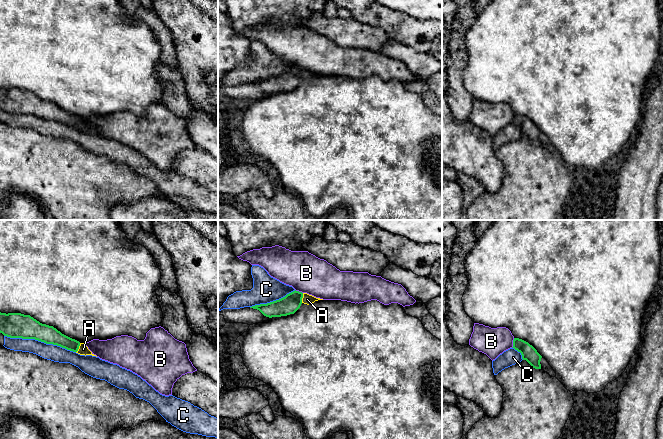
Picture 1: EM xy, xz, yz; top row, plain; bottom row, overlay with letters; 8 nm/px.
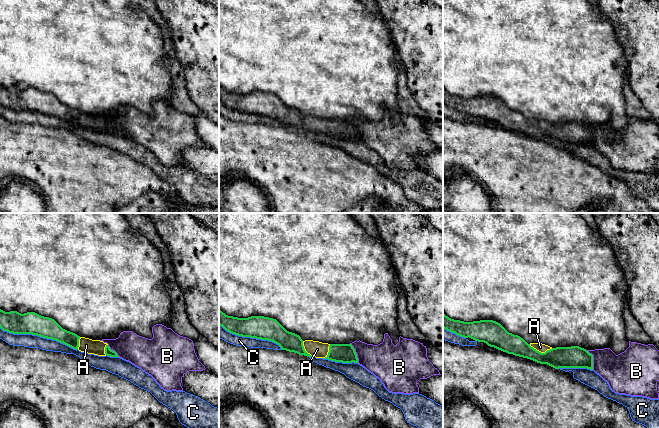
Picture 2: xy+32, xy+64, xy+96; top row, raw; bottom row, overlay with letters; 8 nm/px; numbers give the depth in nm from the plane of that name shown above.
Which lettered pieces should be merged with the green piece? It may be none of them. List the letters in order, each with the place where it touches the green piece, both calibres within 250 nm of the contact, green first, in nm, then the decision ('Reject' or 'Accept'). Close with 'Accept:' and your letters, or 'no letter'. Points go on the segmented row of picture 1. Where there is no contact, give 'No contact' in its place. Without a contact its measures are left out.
A: Touches green at xz (302, 297). Thickness 150 nm (green) against 80 nm. Accept
B: Touches green at yz (513, 343). Thickness 120 nm (green) against 220 nm. Reject
C: Touches green at xy (40, 340). Thickness 200 nm (green) against 130 nm. Reject
Accept: A

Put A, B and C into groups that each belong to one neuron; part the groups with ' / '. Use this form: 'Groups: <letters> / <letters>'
Groups: A / B / C

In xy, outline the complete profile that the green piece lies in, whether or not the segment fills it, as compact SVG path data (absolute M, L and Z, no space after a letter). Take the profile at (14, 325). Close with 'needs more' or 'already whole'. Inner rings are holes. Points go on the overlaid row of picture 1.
M0 312L0 333L10 338L35 339L76 352L80 355L94 355L84 343L72 339L53 326L42 324L30 315Z | needs more

